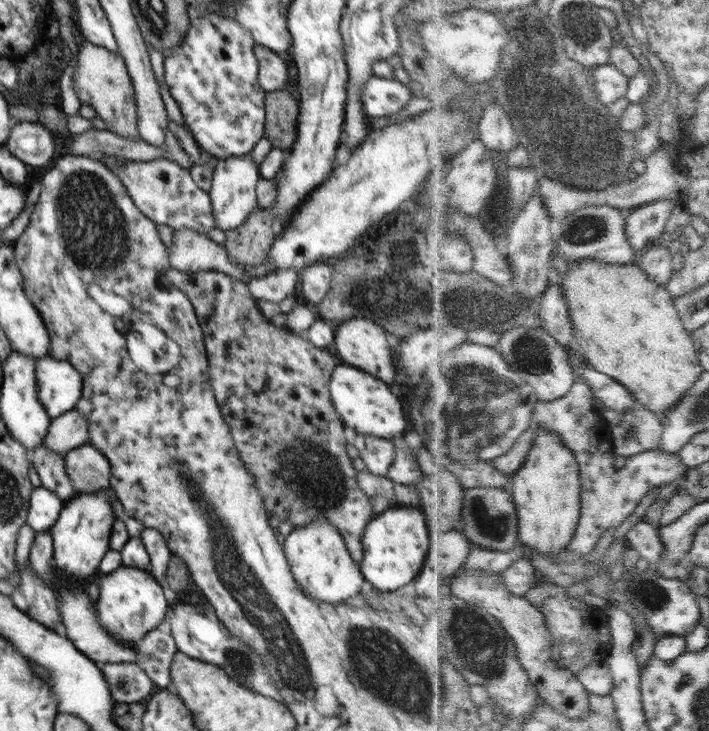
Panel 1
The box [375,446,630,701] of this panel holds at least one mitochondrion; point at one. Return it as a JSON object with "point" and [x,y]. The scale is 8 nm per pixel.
{"point":[484,650]}

